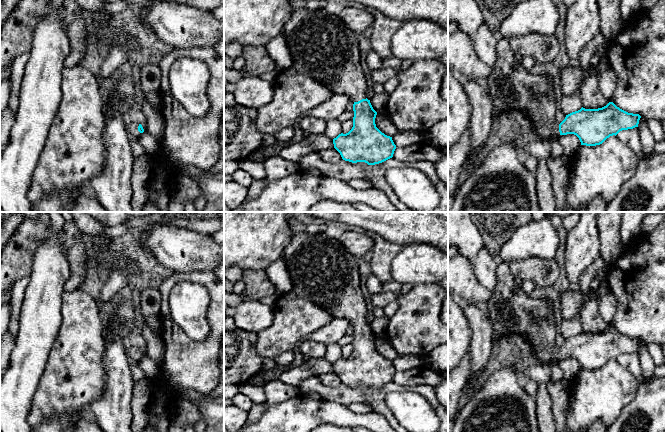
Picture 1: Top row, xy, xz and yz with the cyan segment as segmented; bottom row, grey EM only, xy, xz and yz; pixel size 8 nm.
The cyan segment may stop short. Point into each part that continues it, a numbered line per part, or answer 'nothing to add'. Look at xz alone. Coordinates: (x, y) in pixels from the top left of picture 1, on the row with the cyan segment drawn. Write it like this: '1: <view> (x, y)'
1: xz (322, 47)

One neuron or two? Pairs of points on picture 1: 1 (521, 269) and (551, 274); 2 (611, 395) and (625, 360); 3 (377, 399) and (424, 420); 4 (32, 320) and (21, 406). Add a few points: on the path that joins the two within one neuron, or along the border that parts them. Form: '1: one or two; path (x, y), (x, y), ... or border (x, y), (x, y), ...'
1: one; path (528, 269), (544, 272)
2: two; border (616, 359), (640, 380)
3: two; border (406, 390), (386, 396), (386, 406), (398, 421)
4: one; path (32, 341), (31, 351), (21, 378), (21, 385)

